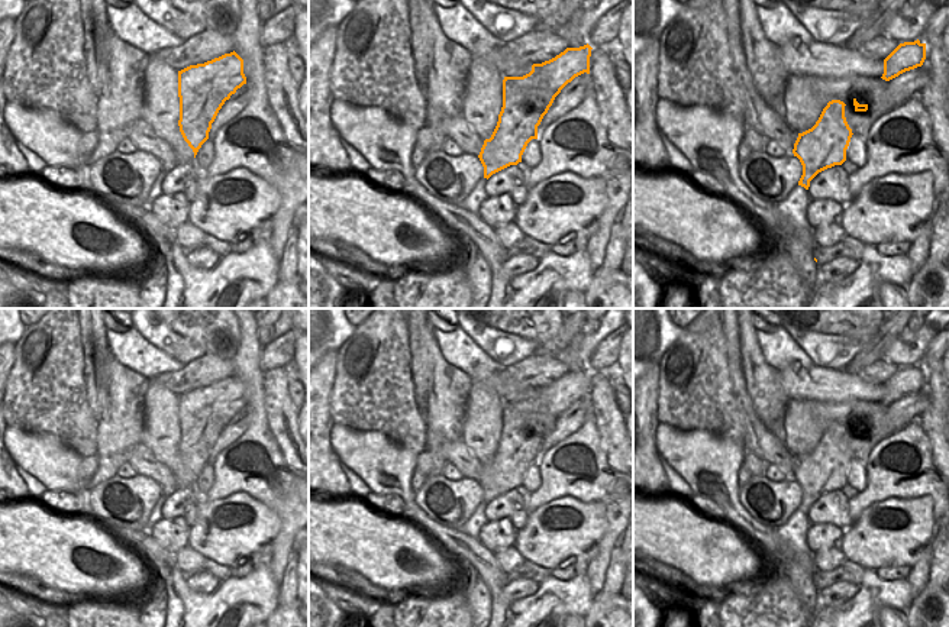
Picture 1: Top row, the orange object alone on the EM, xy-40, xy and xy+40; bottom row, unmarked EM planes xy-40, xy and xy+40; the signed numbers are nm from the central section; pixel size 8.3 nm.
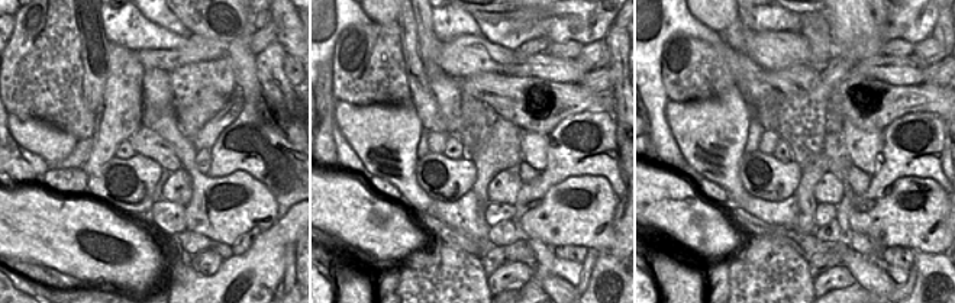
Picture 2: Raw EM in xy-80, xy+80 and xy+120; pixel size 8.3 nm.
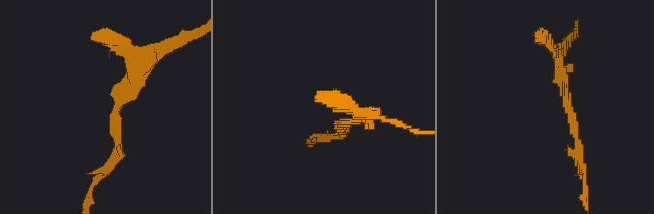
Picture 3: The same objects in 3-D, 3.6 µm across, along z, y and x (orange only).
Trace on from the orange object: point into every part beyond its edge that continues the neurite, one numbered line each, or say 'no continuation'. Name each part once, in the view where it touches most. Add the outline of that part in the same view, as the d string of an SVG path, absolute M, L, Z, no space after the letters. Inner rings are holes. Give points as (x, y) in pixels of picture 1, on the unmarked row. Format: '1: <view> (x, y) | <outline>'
no continuation

